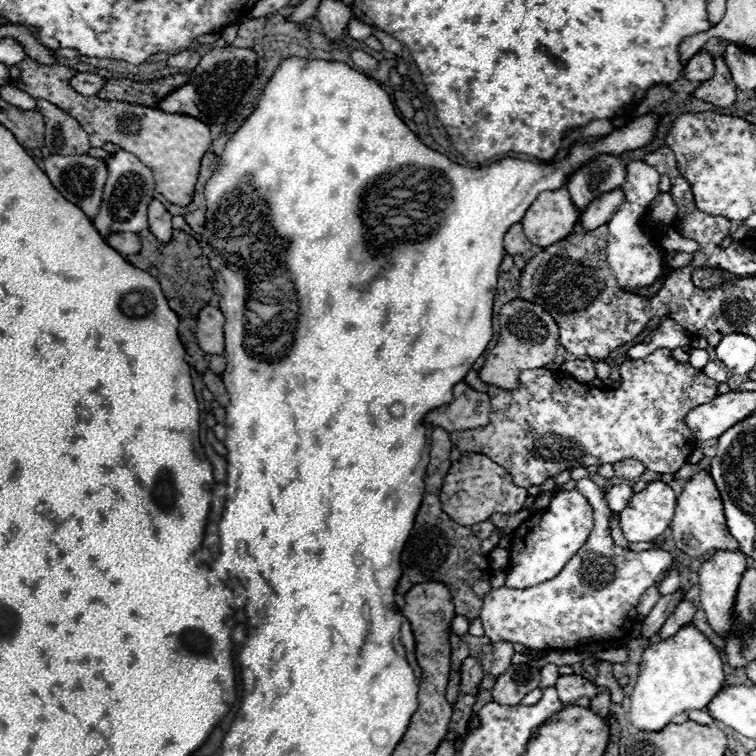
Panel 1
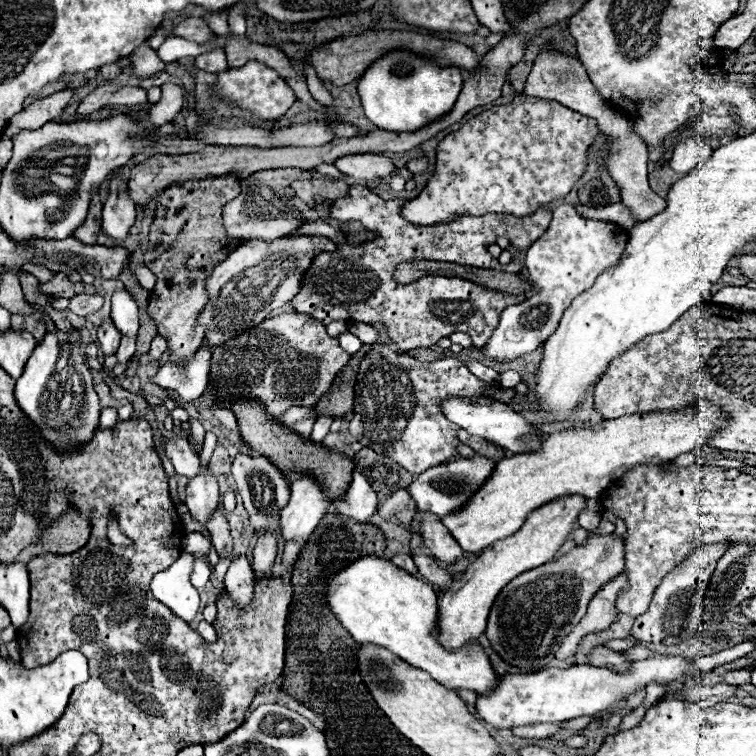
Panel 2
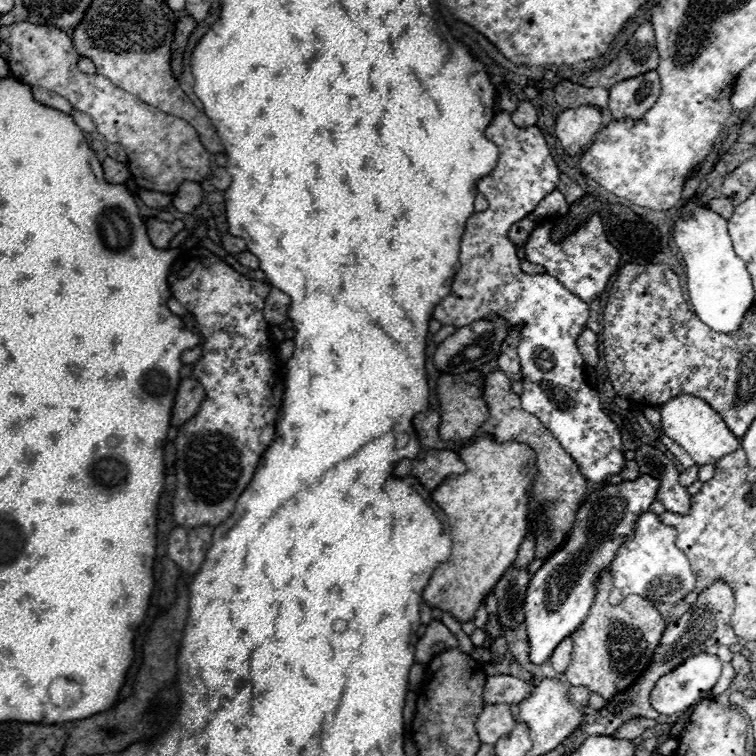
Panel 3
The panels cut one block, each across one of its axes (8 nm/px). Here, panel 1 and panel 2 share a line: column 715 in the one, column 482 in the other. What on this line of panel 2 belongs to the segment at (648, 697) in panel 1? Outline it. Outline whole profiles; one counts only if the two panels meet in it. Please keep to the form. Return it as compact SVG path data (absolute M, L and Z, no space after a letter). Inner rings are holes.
M364 556L364 560L356 560L356 564L344 568L344 572L338 572L328 584L328 602L330 602L330 608L336 614L336 618L344 624L344 628L354 636L354 640L358 644L376 644L376 646L390 650L392 654L400 656L410 666L428 672L434 680L438 680L448 690L454 690L454 692L472 690L478 696L488 696L502 678L494 672L494 666L492 666L488 654L476 640L468 640L456 652L446 650L438 642L436 634L432 634L438 626L436 590L430 584L426 584L424 580L418 580L418 578L408 576L406 572L400 572L400 568L396 568L390 560L384 560L378 556Z

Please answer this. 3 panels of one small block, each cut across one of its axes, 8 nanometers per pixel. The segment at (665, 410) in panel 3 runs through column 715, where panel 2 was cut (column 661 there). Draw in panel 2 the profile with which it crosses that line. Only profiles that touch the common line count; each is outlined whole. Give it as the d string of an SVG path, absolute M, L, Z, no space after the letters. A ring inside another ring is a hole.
M698 398L696 402L694 402L694 406L692 408L684 408L684 410L664 410L664 412L644 412L642 416L640 414L630 414L630 416L622 416L622 418L616 418L616 420L604 420L604 422L600 422L600 424L596 424L596 426L592 426L592 428L570 428L570 430L558 430L558 432L552 432L552 434L548 434L548 438L544 436L544 442L542 442L542 450L540 452L528 452L528 456L508 456L508 458L504 458L504 460L500 460L498 464L496 464L496 468L492 470L492 474L486 478L486 482L482 484L482 488L480 490L476 490L474 494L476 496L472 496L466 504L464 504L464 508L458 508L456 512L450 512L450 514L446 514L446 516L440 516L440 522L450 530L450 534L454 536L454 540L464 548L464 552L482 552L482 550L486 550L490 544L494 544L494 542L498 542L498 540L502 540L502 538L508 538L508 536L512 536L514 532L518 532L520 530L520 526L526 522L526 518L528 518L528 514L532 512L532 510L536 510L536 508L540 508L542 504L548 504L548 502L552 502L552 500L556 500L556 498L560 498L560 496L584 496L584 498L600 498L600 494L604 492L604 490L608 490L614 482L618 482L626 472L630 472L636 464L640 466L640 464L666 464L666 462L670 462L670 460L674 460L676 456L680 456L680 454L686 454L686 452L692 452L694 448L698 448L698 446L704 446L704 444L710 444L710 440L724 428L728 424L728 414L720 408L720 406L716 406L716 404L712 404L710 400L706 400L706 398Z

